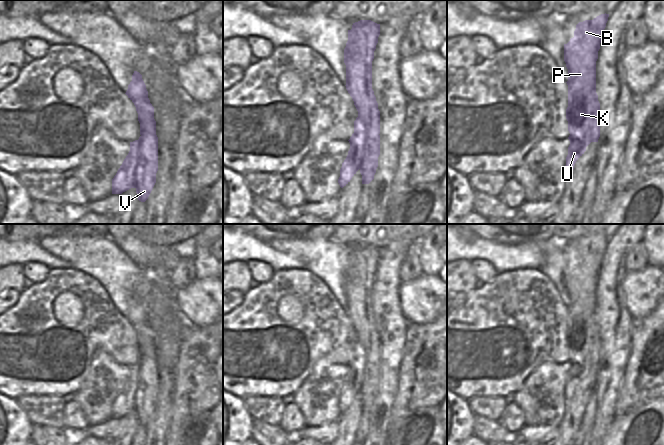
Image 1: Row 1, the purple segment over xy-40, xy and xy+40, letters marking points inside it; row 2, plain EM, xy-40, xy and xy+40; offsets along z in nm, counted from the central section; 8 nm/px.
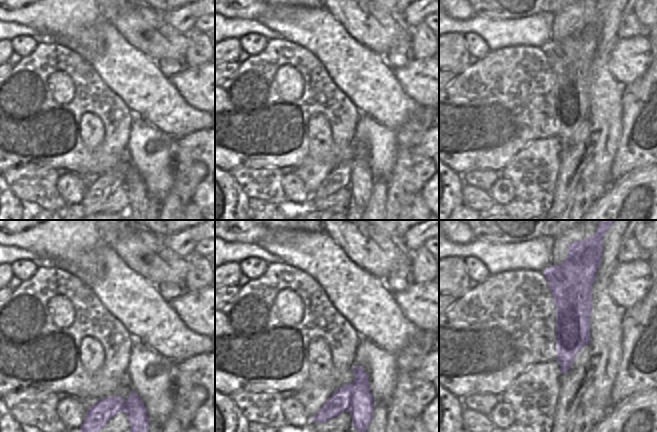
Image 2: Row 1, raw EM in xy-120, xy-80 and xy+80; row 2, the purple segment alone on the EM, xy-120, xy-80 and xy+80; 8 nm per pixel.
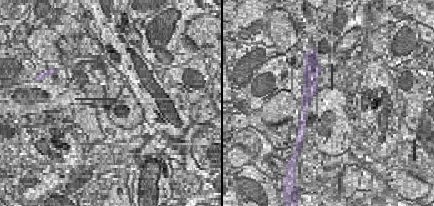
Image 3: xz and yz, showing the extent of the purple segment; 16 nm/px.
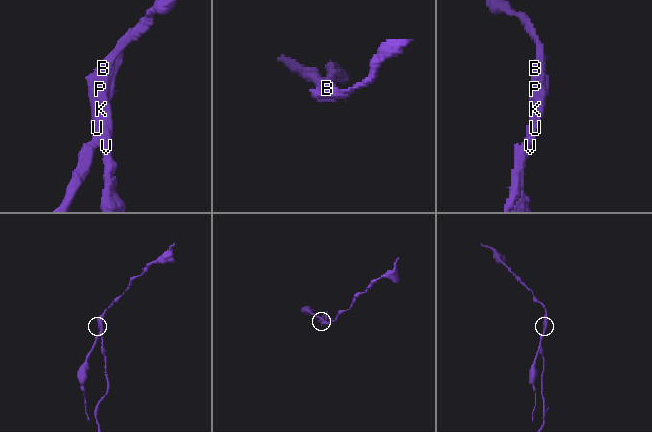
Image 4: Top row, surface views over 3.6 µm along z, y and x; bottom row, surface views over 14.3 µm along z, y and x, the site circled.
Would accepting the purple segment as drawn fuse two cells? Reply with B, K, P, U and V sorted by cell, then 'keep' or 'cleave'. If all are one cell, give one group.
B K P U / V; cleave

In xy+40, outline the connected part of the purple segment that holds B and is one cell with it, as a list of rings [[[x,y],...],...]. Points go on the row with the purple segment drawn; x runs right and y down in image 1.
[[[609,14],[576,25],[574,37],[564,44],[568,69],[568,155],[564,176],[572,173],[576,161],[591,142],[600,137],[600,103],[596,93],[596,61]]]

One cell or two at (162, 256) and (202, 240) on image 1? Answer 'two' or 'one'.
two

